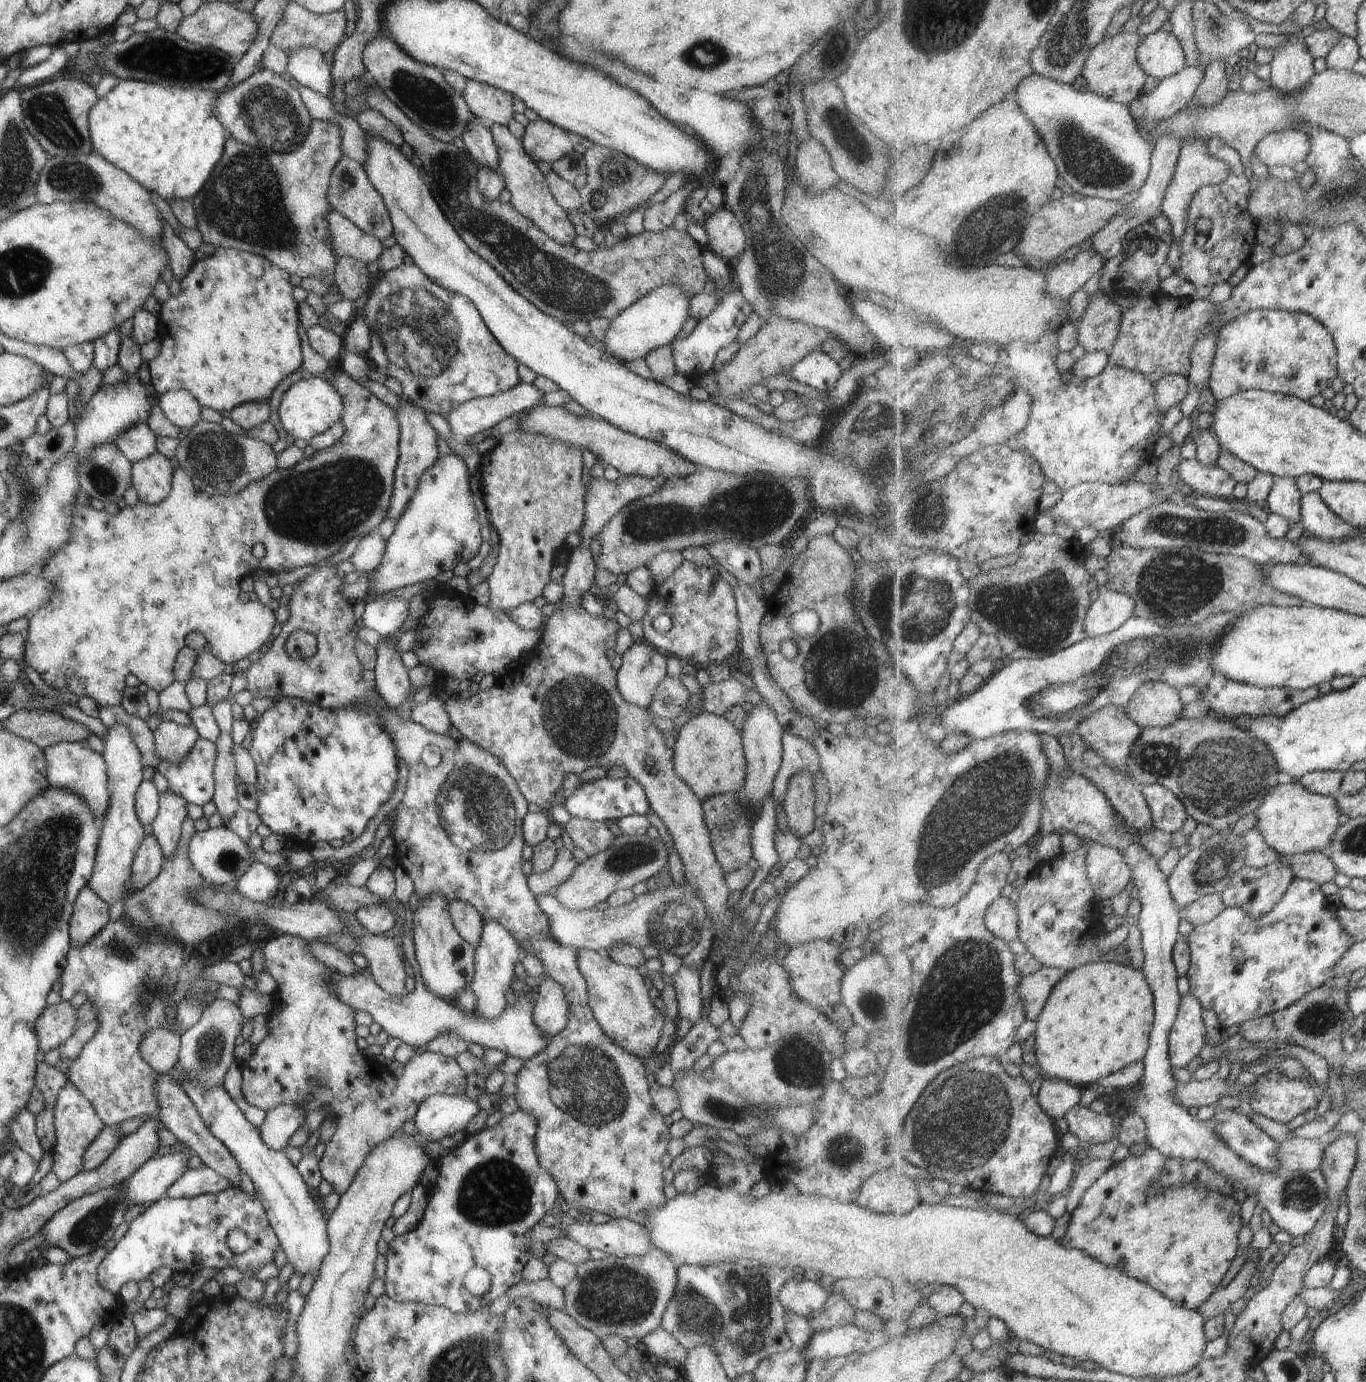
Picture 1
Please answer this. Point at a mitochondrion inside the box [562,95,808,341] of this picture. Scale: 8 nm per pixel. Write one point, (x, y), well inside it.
(615, 171)

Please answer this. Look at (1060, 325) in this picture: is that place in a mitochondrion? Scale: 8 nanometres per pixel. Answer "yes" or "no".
no

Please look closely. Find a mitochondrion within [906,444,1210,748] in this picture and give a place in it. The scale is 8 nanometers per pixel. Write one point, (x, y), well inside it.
(1040, 618)

